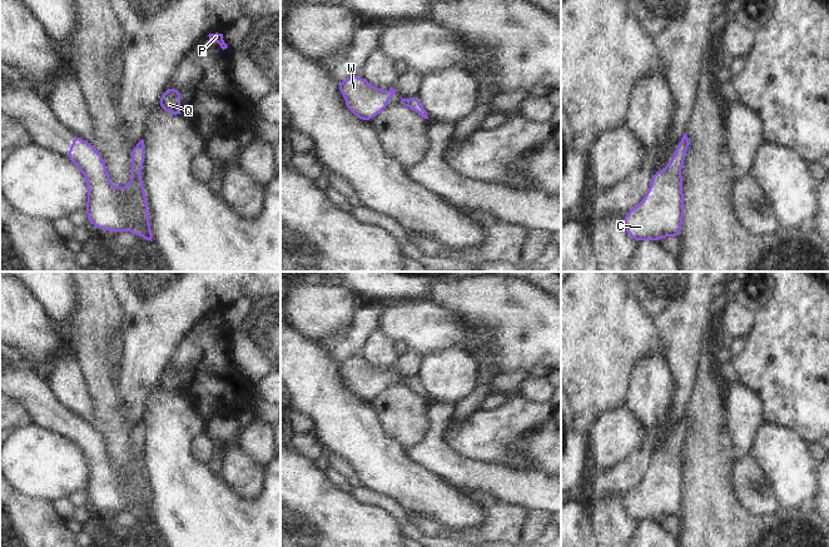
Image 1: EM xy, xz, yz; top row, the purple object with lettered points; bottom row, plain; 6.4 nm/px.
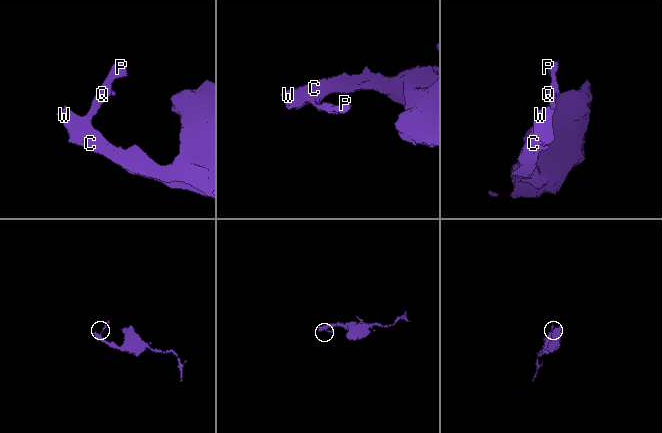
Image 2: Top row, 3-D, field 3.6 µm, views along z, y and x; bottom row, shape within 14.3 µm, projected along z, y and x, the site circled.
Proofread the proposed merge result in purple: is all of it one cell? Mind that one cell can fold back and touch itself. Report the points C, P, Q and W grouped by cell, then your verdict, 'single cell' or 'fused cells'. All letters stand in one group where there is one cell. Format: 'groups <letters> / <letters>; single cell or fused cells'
groups C P Q W; single cell

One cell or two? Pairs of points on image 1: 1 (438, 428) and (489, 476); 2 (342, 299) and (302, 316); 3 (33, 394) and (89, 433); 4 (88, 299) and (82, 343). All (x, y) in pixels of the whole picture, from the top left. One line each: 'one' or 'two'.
1: one
2: one
3: one
4: one

